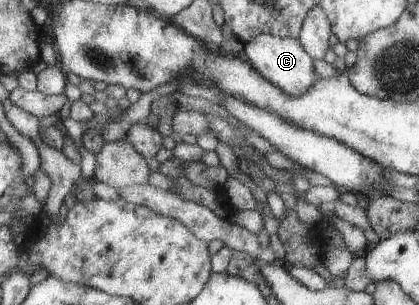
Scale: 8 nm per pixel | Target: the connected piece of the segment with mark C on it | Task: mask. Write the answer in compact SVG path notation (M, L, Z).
M261 34L244 46L244 52L250 58L252 66L288 96L296 98L304 96L321 79L316 72L316 61L308 54L299 39Z

